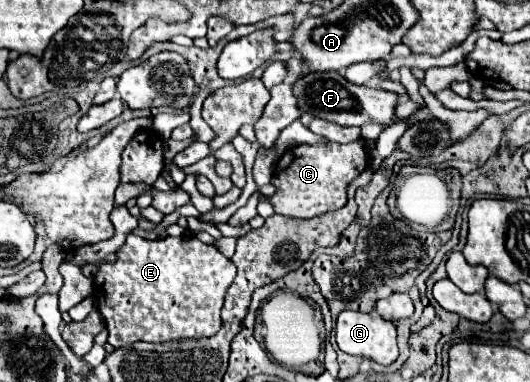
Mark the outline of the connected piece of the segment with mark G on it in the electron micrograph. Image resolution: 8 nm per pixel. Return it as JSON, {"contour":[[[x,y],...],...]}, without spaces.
{"contour":[[[345,309],[337,317],[337,345],[349,355],[359,355],[381,365],[397,359],[395,323],[379,315]]]}

